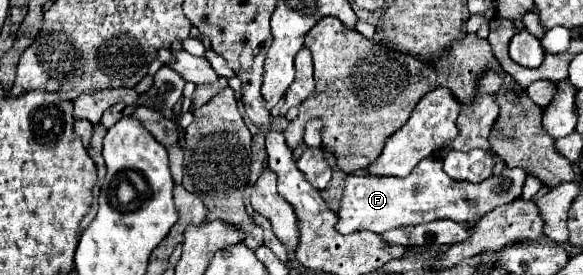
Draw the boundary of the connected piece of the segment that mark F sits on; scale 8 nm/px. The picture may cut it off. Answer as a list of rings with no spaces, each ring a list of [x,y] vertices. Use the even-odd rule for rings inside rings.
[[[442,156],[424,158],[406,178],[396,176],[346,176],[344,194],[338,210],[336,230],[340,234],[350,234],[354,230],[370,230],[370,232],[386,232],[400,226],[416,226],[440,218],[450,218],[454,222],[472,222],[492,212],[496,206],[514,202],[522,196],[522,186],[526,180],[526,172],[520,168],[504,168],[502,174],[490,176],[484,182],[456,182],[448,178],[442,170]]]

